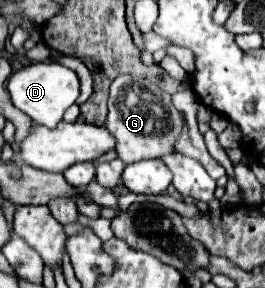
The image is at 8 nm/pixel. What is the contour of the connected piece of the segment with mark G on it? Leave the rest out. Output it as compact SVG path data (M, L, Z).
M123 74L113 80L109 94L109 116L105 128L115 138L115 152L125 164L139 162L145 158L161 158L167 152L175 150L175 140L181 132L181 114L173 108L171 96L147 84L147 80Z

